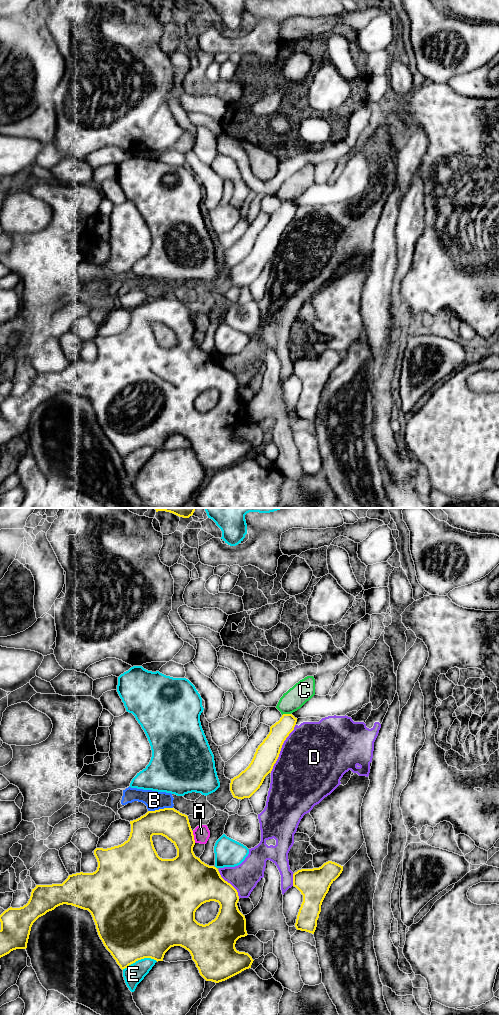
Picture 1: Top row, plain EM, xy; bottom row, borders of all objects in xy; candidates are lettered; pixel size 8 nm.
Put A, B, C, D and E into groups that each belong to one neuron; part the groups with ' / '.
A B C D / E

